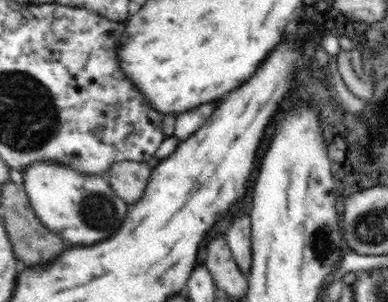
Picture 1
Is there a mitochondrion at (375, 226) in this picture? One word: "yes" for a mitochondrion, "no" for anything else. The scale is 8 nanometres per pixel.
yes

